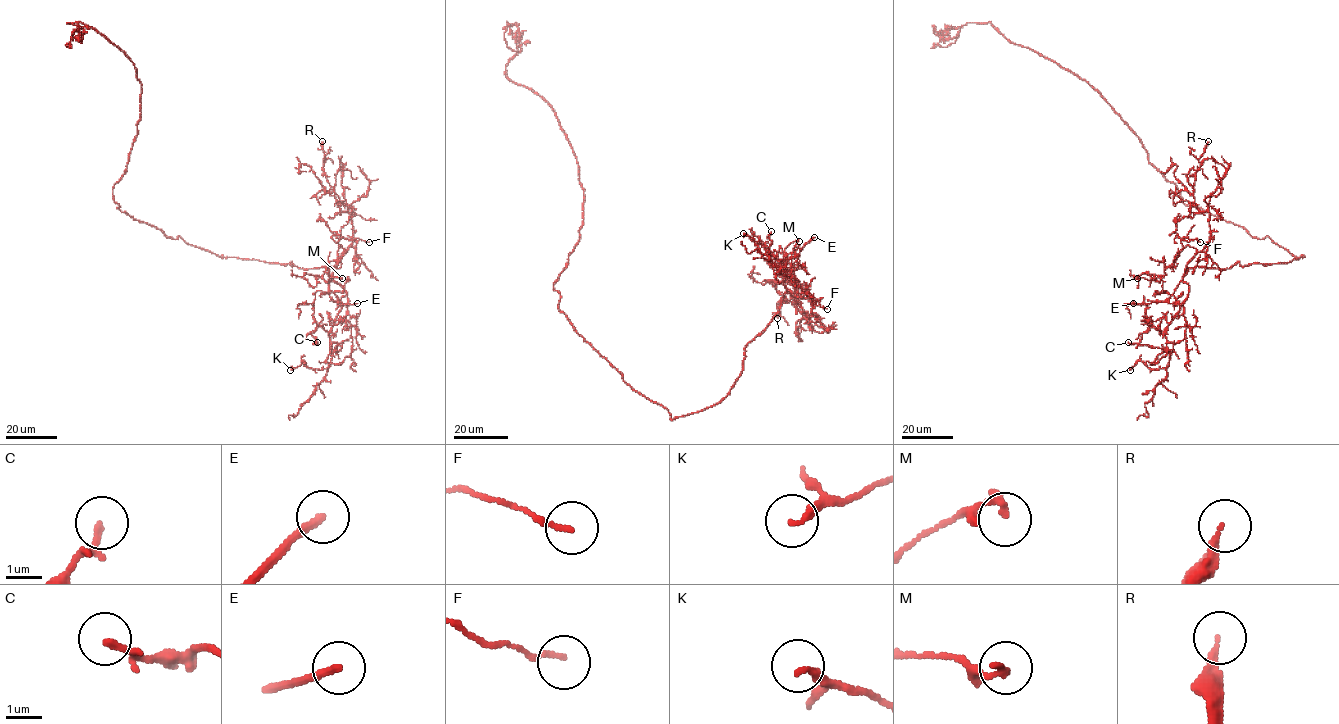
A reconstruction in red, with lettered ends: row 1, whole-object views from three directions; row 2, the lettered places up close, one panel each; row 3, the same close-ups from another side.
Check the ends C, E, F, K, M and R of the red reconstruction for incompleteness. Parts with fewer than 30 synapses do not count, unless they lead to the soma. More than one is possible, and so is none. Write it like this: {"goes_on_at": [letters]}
{"goes_on_at": ["E"]}

